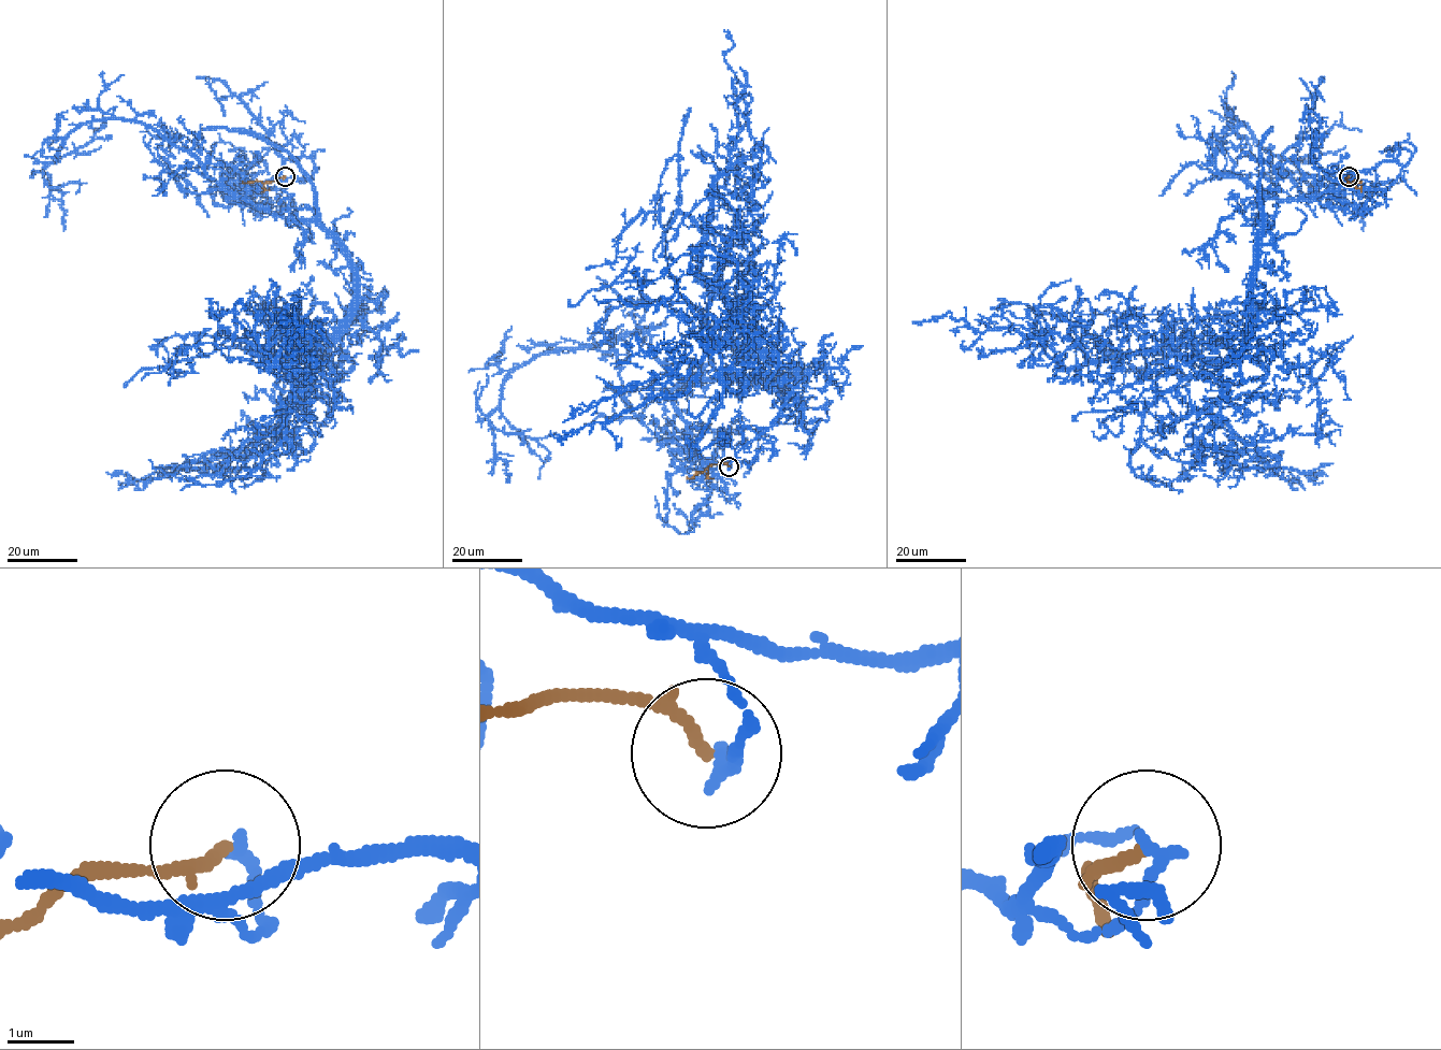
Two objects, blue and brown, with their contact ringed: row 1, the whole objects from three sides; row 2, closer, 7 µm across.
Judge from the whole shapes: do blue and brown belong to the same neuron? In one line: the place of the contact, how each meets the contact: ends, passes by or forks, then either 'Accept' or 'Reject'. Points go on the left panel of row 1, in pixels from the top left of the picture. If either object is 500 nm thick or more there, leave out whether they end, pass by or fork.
Place: (285, 176). At the ring blue ends. At the ring brown passes by. Reject

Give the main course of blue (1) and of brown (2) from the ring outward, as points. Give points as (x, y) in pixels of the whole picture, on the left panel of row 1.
1: (285, 176), (228, 199), (312, 219), (354, 297), (320, 354), (254, 350), (270, 367), (302, 330), (279, 322)
2: (285, 176), (268, 183), (242, 182)

